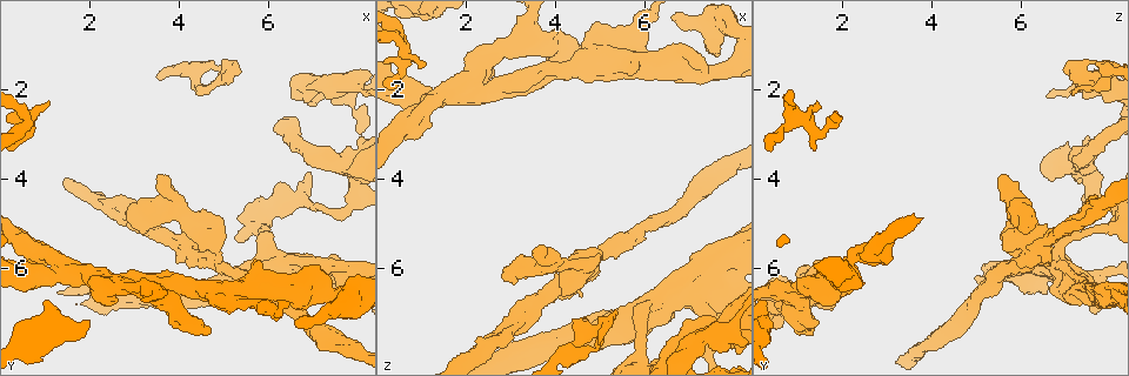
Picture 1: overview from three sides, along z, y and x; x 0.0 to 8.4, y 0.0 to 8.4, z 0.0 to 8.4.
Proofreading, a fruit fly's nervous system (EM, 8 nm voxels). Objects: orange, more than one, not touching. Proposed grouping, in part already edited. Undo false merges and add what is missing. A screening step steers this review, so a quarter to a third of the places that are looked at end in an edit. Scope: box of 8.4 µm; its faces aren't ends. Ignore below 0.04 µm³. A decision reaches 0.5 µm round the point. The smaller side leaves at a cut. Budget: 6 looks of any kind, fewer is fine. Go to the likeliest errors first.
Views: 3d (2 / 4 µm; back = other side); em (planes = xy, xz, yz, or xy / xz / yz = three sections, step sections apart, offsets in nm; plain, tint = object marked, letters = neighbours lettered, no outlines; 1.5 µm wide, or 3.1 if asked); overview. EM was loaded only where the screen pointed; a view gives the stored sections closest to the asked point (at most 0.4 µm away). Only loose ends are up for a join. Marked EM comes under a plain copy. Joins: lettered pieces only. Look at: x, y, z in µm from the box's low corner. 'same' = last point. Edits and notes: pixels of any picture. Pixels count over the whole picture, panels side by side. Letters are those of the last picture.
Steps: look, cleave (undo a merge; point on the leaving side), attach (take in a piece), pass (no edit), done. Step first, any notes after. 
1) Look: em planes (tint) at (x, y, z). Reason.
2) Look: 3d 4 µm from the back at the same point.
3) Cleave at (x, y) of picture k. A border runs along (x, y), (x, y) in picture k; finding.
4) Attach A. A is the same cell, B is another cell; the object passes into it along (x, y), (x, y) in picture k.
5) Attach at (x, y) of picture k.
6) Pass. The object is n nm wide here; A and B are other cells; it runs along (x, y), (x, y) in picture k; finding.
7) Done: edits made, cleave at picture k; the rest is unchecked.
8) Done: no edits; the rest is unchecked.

Look: em planes (letters) at (1.05, 2.25, 1.45). Thin end.

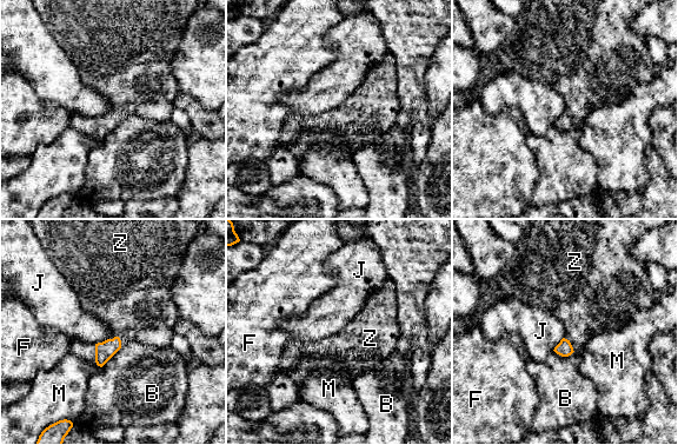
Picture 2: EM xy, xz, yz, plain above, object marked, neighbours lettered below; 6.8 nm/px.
Attach Z. The longest contact is with J, 120 nm; Z is the same cell, B, F, J and M are other cells; the object passes into it along (104, 351), (118, 337), (135, 305) in picture 2; it goes on there.

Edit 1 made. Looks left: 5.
Look: em planes (letters) at (4.65, 7.35, 1.40).

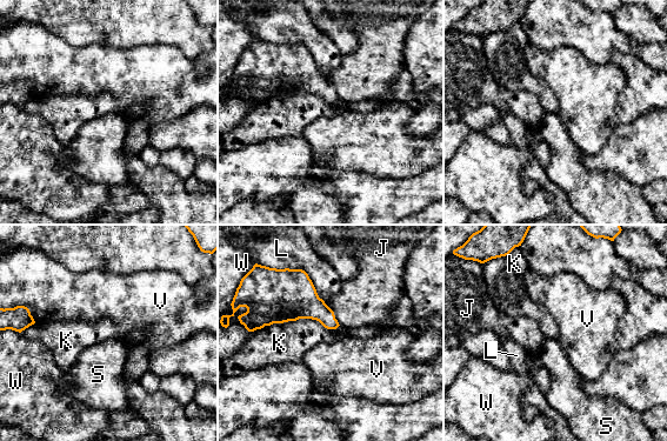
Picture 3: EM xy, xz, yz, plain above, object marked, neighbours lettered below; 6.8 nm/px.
Pass. The longest contact is with K, 480 nm; J, K, L, S, V and W are other cells; no lettered piece goes on from it.

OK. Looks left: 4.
Look: em xz step 8 (letters) at (4.40, 2.15, 7.15). Thin end.

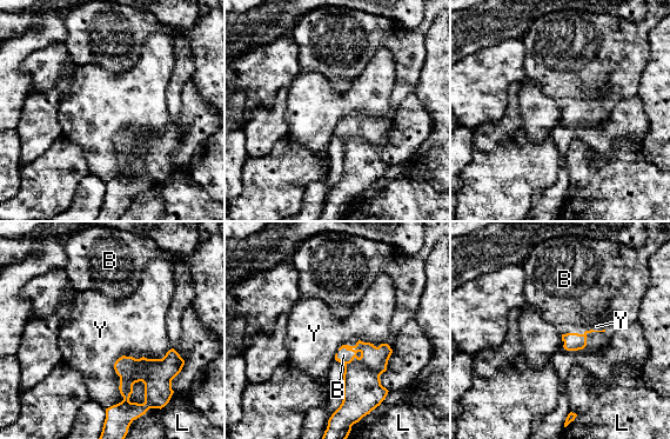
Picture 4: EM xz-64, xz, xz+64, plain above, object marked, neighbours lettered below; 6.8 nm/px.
Attach B. The object is 130 nm wide here; B is the same cell, L and Y are other cells; the object passes into it along (362, 391), (349, 360), (343, 354) in picture 4; the cell continues.

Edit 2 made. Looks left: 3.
Done: edits made, attach at picture 2, attach at picture 4; the rest is unchecked.

